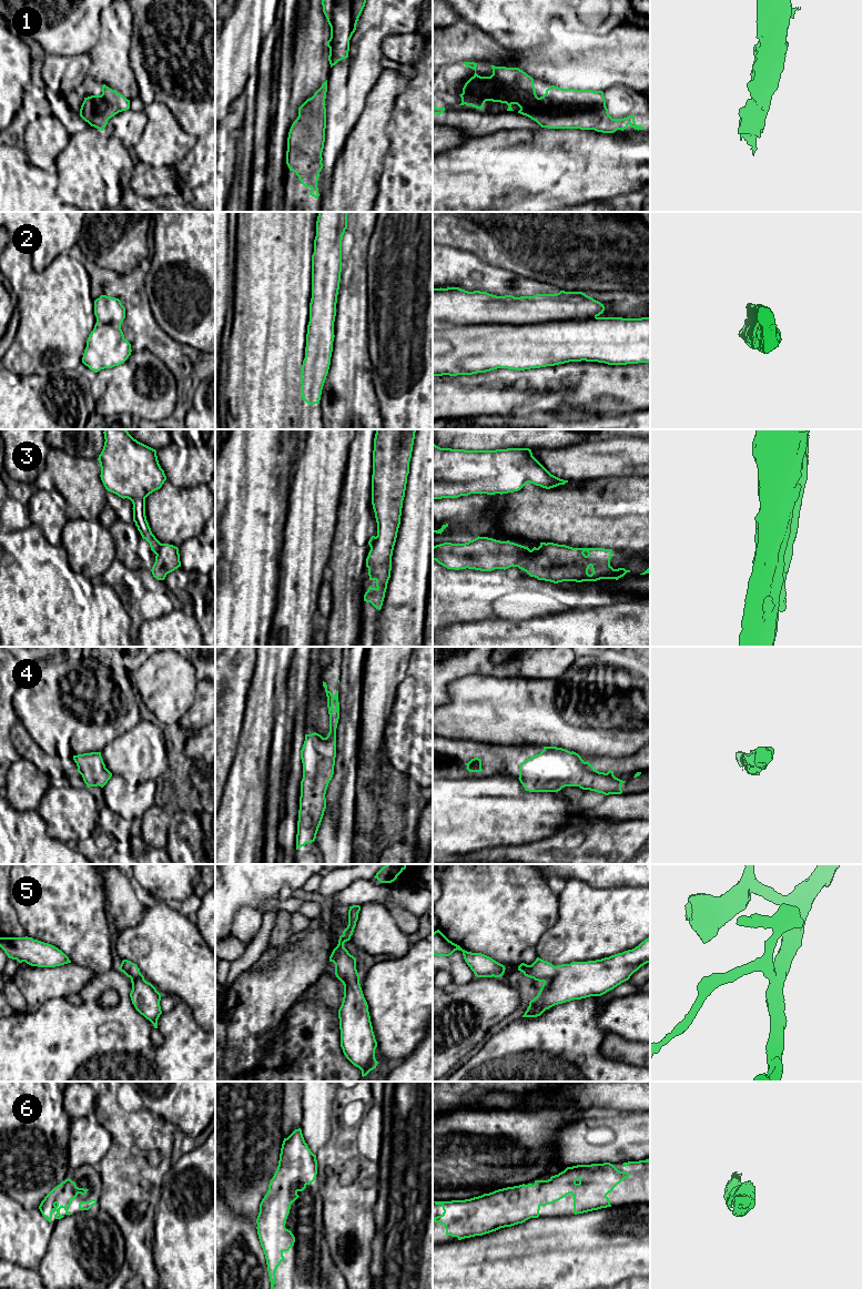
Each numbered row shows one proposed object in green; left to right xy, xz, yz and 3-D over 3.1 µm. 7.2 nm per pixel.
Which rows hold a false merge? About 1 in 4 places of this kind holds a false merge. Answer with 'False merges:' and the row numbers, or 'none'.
False merges: 2, 3

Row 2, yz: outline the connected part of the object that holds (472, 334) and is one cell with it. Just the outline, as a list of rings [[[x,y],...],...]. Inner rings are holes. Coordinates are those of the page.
[[[433,288],[433,376],[486,373],[497,368],[525,371],[569,362],[608,365],[650,363],[650,317],[592,317],[514,325],[503,311],[515,296]]]

